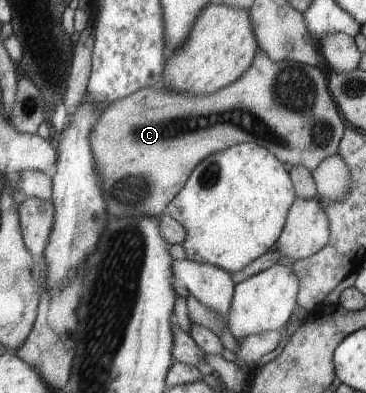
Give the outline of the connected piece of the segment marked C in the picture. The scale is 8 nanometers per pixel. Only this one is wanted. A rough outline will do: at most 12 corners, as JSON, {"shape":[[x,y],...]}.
{"shape":[[259,50],[212,94],[117,98],[91,133],[109,215],[167,211],[240,143],[315,170],[327,77]]}

